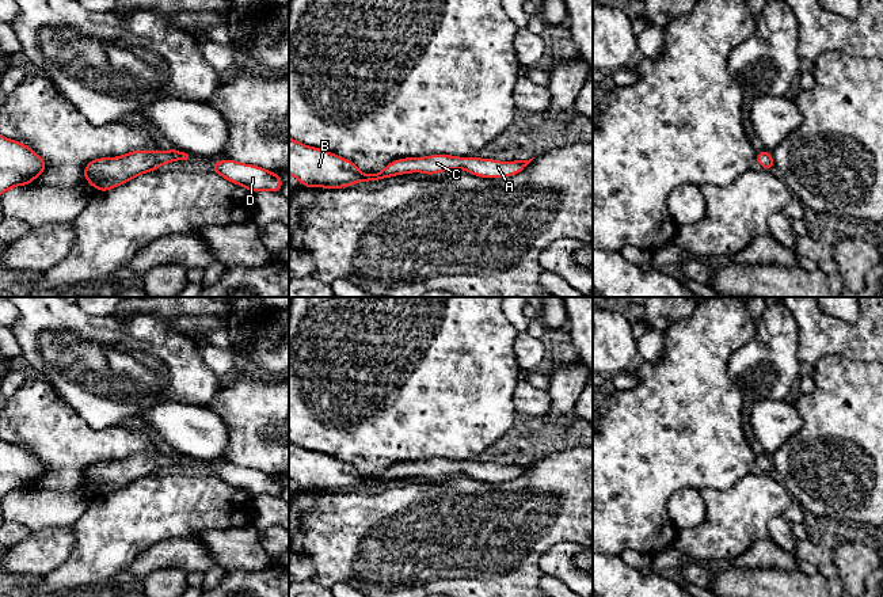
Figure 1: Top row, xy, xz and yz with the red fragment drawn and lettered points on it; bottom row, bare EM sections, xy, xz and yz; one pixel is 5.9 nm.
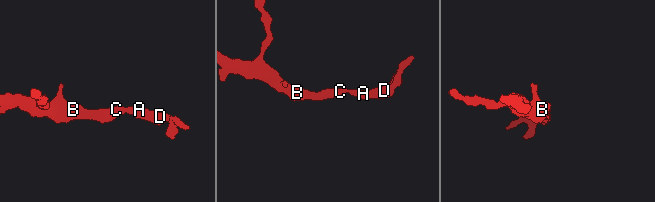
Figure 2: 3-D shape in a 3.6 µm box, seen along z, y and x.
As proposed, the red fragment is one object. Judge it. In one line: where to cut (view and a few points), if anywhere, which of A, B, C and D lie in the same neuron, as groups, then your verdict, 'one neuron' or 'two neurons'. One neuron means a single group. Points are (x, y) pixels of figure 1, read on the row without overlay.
no cut | A B C D | one neuron

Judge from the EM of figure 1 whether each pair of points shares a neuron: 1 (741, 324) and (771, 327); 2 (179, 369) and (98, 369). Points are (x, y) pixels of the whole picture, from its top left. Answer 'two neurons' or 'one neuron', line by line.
1: two neurons
2: one neuron

